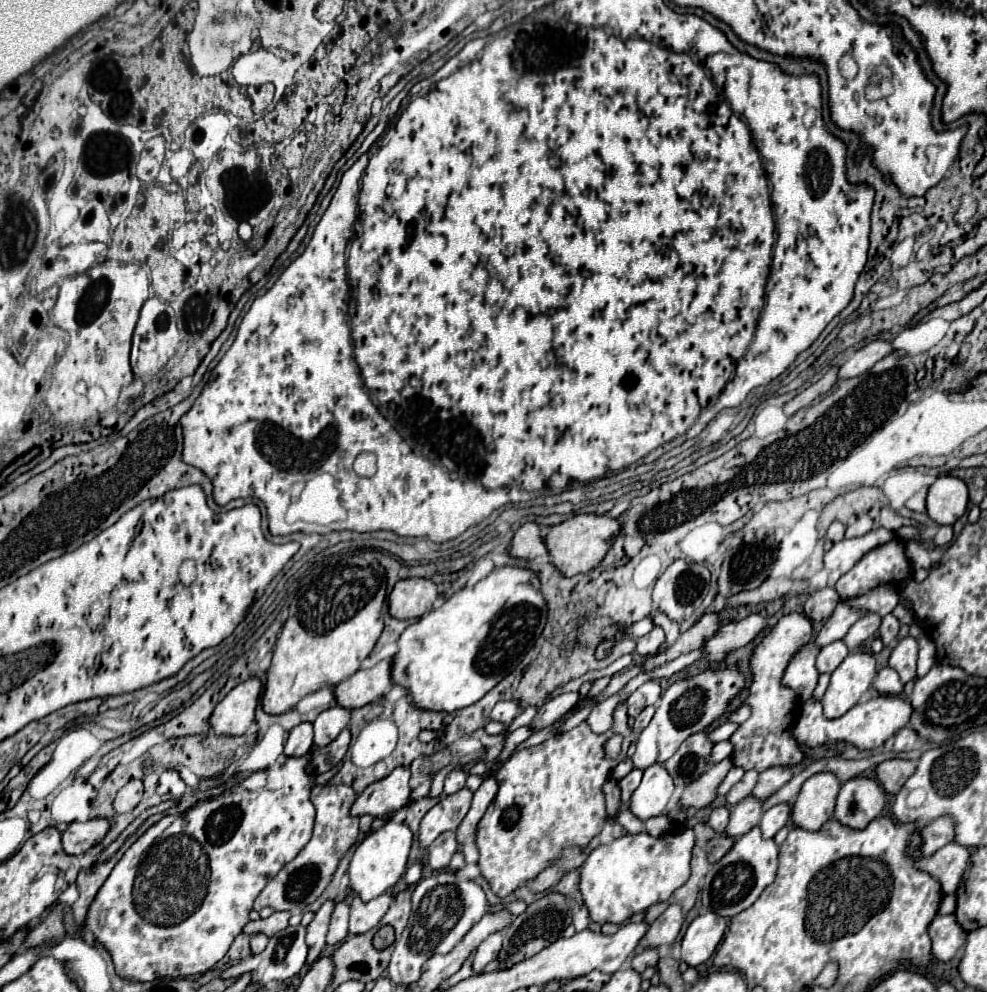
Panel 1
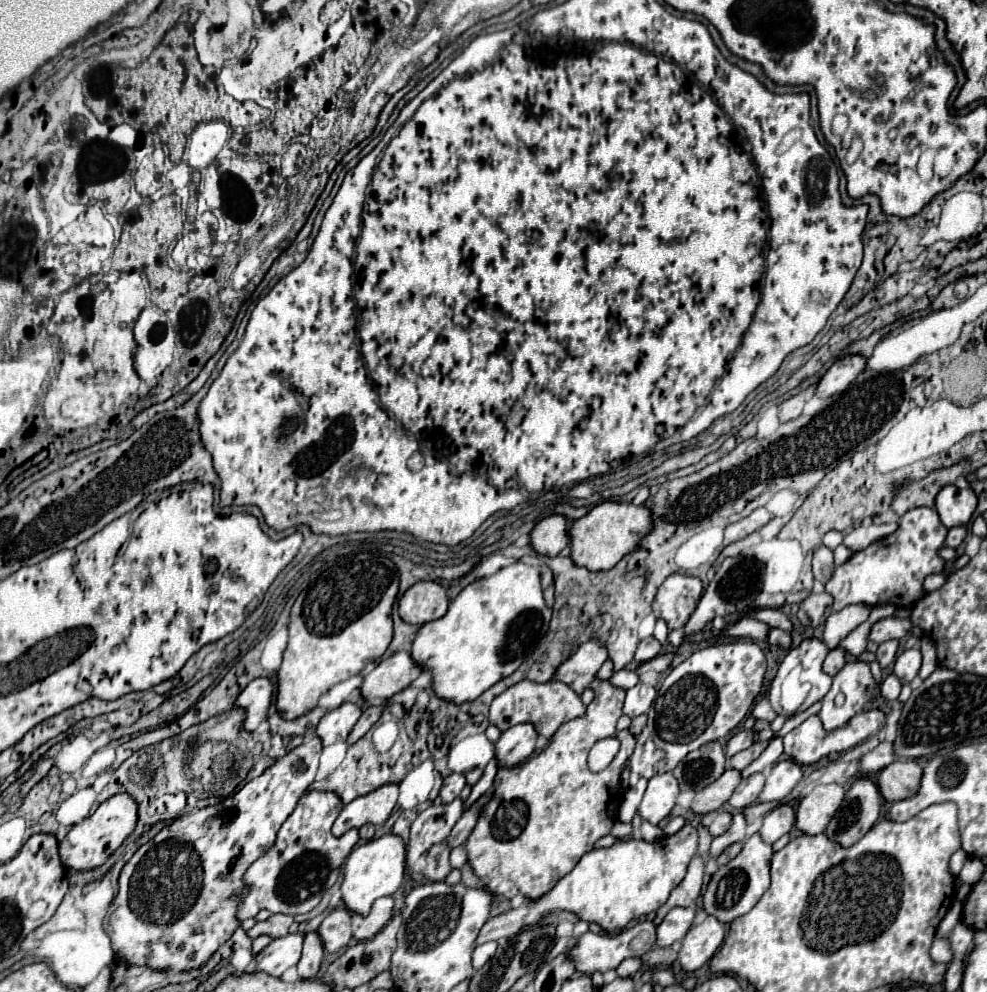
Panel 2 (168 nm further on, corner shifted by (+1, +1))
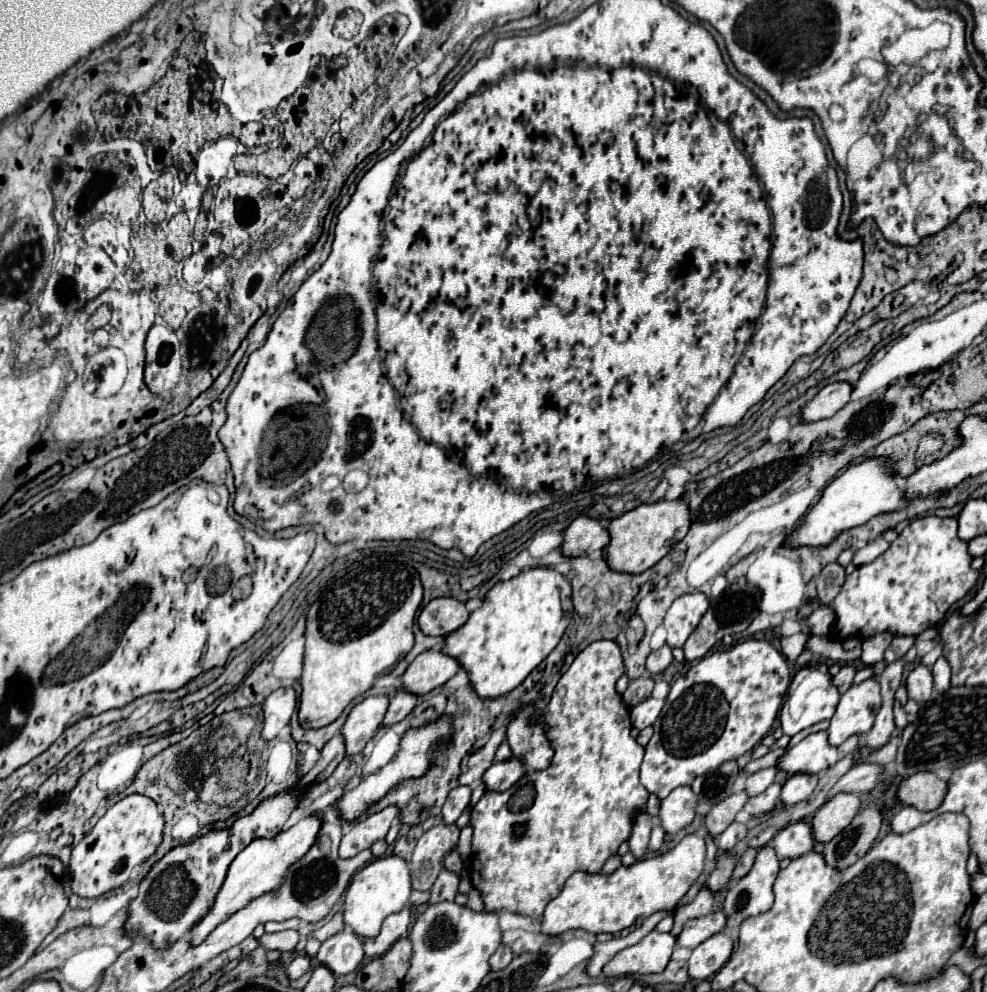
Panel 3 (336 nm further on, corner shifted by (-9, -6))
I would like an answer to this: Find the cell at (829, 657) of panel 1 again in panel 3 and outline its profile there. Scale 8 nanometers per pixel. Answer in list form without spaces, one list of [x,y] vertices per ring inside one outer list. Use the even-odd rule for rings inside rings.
[[[849,664],[841,666],[841,670],[833,676],[833,684],[839,688],[841,694],[845,694],[845,692],[849,690],[849,686],[851,686],[851,682],[853,682],[853,676],[855,676],[855,668],[849,666]]]

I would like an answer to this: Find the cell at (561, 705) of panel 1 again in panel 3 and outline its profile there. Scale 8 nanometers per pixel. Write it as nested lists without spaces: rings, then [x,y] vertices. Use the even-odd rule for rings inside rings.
[[[511,756],[505,762],[493,762],[491,768],[485,770],[483,782],[485,782],[487,790],[507,790],[523,774],[525,774],[525,762],[521,758],[517,758],[517,756]]]

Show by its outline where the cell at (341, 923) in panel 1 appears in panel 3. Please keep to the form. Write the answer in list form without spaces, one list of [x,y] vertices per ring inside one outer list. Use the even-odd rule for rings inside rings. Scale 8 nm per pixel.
[[[345,928],[327,938],[315,958],[333,974],[349,974],[359,966],[363,956],[363,940],[351,928]]]

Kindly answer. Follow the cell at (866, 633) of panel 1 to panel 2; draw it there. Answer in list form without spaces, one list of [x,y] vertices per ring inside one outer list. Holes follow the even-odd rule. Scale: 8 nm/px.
[[[887,617],[873,625],[869,639],[875,643],[885,643],[889,639],[903,639],[911,631],[911,619],[901,617]]]

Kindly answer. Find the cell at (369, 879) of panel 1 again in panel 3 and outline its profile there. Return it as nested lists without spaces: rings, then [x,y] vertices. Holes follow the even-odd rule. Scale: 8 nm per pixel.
[[[381,856],[381,858],[375,858],[371,860],[365,868],[361,868],[347,892],[345,892],[345,924],[353,928],[353,932],[357,936],[363,936],[363,938],[371,938],[371,936],[377,936],[379,934],[379,928],[381,928],[381,922],[393,914],[393,912],[399,912],[407,900],[409,900],[409,894],[411,894],[411,878],[409,878],[409,864],[401,858],[401,856]]]

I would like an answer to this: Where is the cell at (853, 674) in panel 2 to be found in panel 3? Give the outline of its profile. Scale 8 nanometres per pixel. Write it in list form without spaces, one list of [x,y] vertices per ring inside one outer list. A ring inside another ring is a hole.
[[[877,678],[853,684],[839,700],[829,726],[829,744],[839,746],[853,734],[865,734],[873,728],[881,708],[881,688]]]

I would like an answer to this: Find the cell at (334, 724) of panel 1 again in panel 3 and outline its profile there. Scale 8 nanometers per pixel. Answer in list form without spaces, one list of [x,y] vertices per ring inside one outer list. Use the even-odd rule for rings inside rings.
[[[369,696],[351,708],[341,728],[341,736],[345,742],[345,756],[353,756],[365,748],[365,744],[377,732],[387,712],[387,704],[389,704],[387,696]]]

